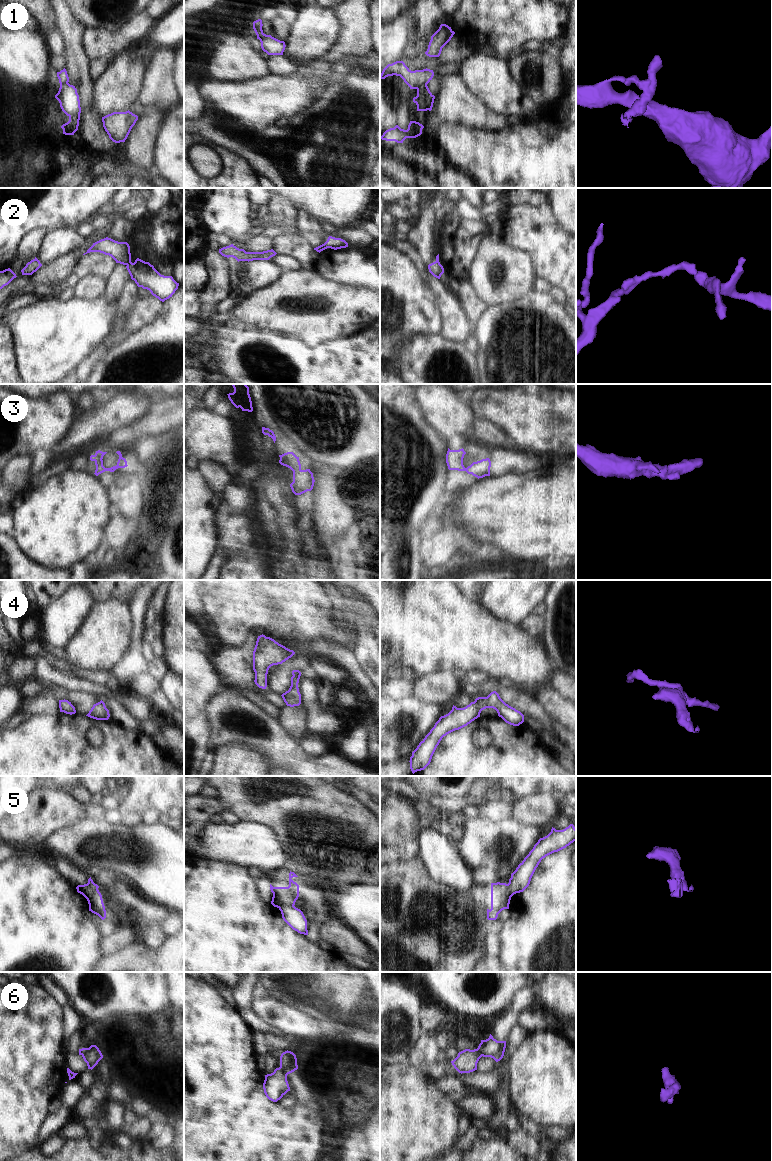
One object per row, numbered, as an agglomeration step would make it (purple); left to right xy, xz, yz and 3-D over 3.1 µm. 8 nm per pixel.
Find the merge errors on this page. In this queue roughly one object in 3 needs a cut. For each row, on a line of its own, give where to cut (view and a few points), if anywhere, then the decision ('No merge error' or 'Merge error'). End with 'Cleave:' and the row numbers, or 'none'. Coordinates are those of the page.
1: Split along yz (426, 84), (422, 84), (417, 90). Merge error
2: Split along xz (323, 244), (326, 248). Merge error
3: No split. No merge error
4: No split. No merge error
5: Split along xy (85, 887), (88, 890), (97, 889). Merge error
6: Split along xz (279, 1067), (286, 1075). Merge error
Cleave: 1, 2, 5, 6

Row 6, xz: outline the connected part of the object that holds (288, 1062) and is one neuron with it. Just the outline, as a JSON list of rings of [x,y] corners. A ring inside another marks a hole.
[[[285,1051],[280,1056],[280,1067],[285,1075],[298,1069],[296,1055],[291,1051]]]

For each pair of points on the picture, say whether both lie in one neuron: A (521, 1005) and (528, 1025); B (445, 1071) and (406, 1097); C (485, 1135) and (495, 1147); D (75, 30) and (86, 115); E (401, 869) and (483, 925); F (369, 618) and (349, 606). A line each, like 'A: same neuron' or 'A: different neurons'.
A: different neurons
B: different neurons
C: different neurons
D: same neuron
E: same neuron
F: same neuron

